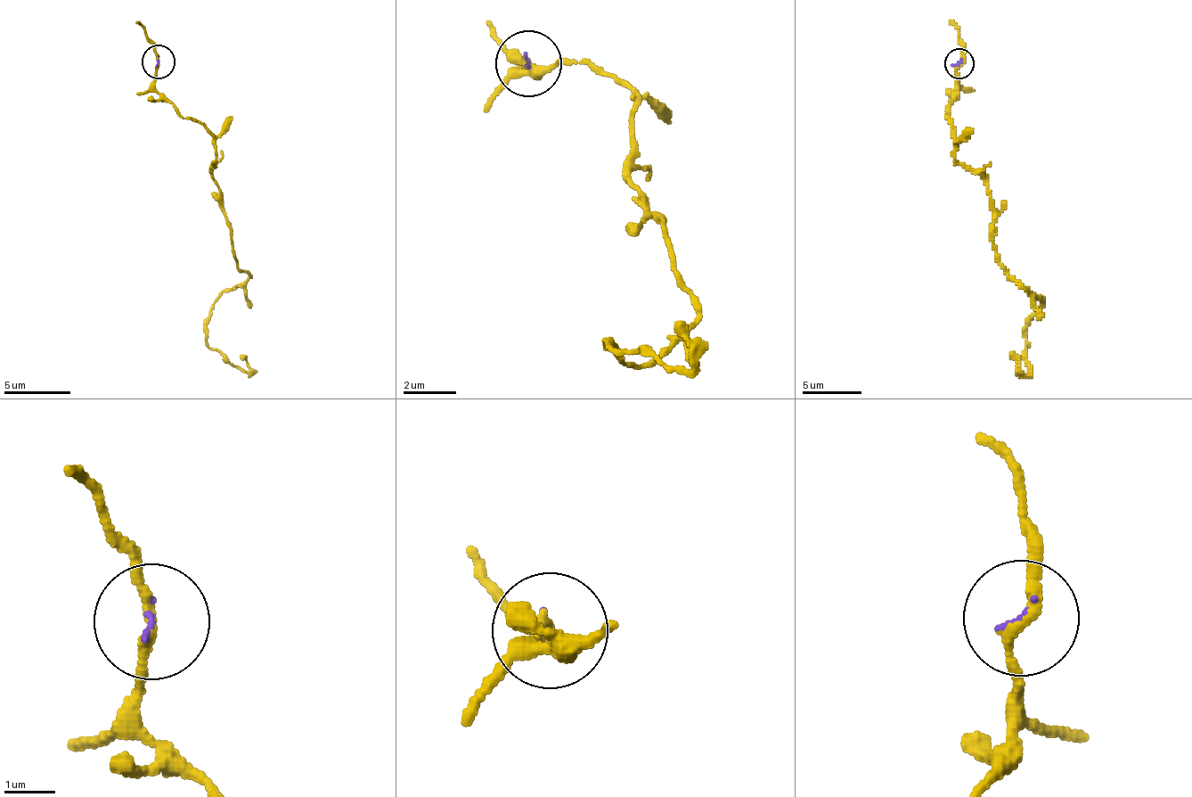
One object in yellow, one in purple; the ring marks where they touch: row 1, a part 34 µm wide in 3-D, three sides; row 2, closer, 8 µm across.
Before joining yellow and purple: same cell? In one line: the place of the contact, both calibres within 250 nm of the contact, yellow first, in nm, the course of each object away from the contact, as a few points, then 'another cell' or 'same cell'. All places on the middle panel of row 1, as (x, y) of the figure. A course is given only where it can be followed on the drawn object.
place (528, 63); calibres 190 and 60 nm; course yellow (527, 61), (591, 60), (635, 99), (628, 176), (696, 308), (635, 367), (608, 349), (692, 362), (680, 319); course purple (527, 61), (526, 50); another cell

